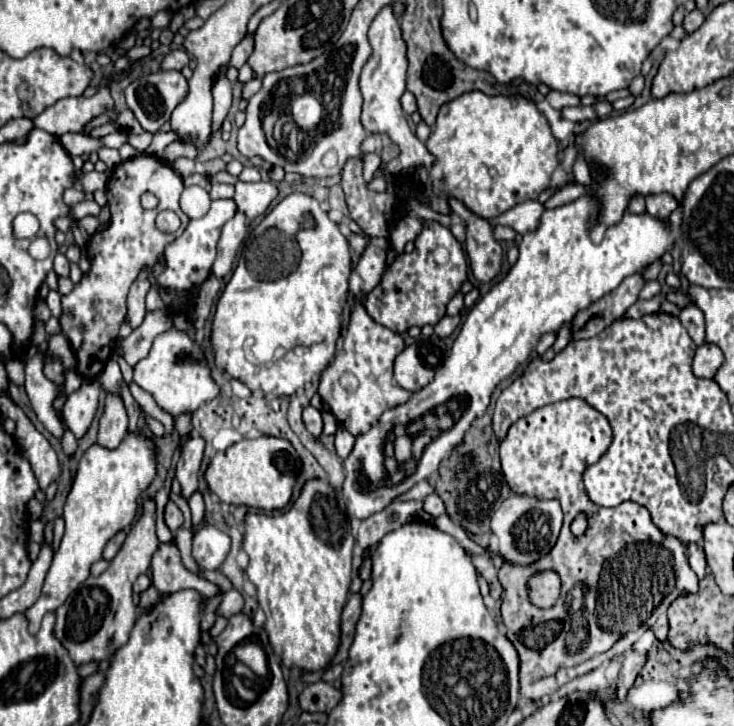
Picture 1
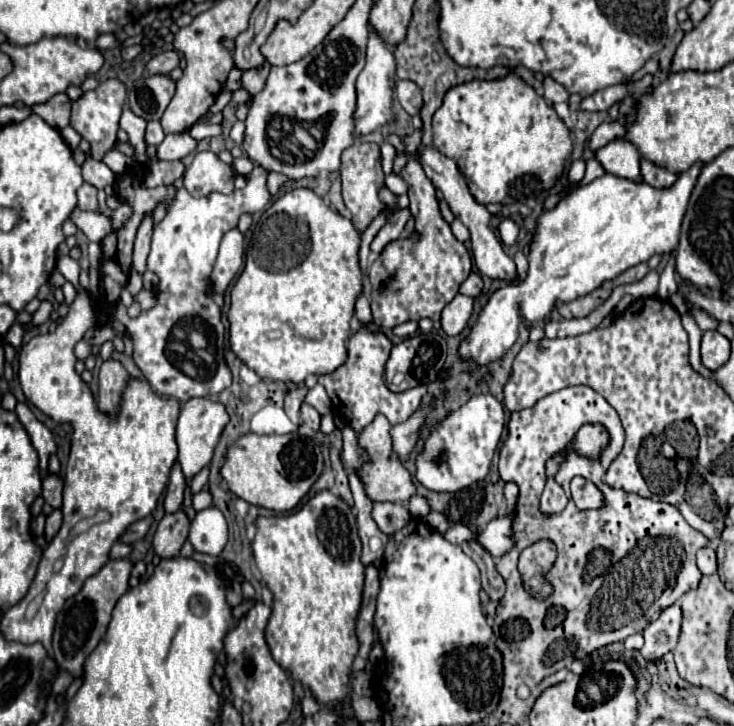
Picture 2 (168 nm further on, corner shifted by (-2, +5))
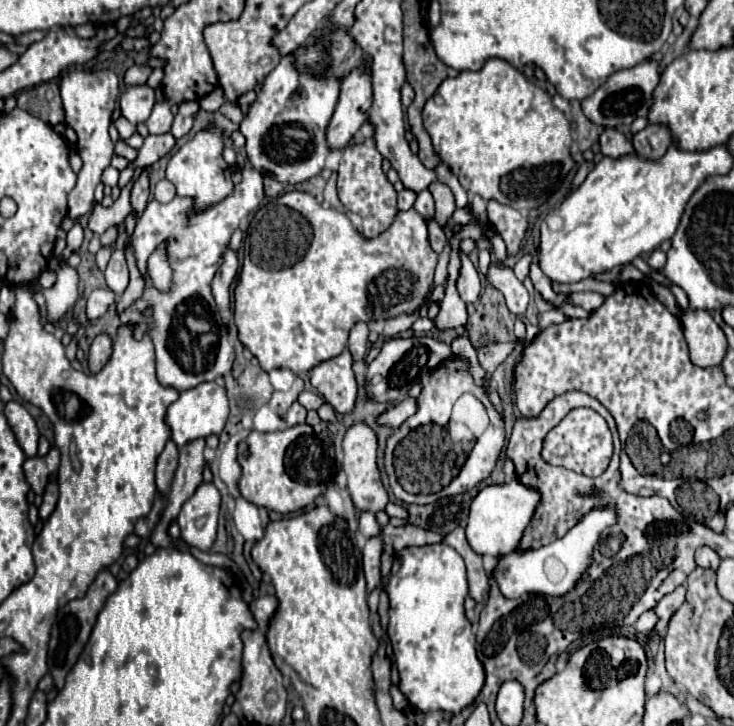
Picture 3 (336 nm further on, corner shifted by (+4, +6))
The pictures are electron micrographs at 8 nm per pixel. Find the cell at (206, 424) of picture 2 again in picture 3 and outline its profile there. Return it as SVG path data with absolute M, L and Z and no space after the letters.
M211 381L211 383L201 383L195 389L187 389L179 395L179 399L169 405L165 423L171 429L171 441L181 449L181 445L187 445L189 441L209 437L209 435L219 435L225 427L229 415L229 401L225 395L225 387L221 381Z

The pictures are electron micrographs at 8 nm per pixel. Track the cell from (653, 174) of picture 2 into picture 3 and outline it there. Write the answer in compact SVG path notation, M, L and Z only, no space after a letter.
M647 125L643 131L633 135L633 147L645 161L659 161L671 145L669 129L663 125Z

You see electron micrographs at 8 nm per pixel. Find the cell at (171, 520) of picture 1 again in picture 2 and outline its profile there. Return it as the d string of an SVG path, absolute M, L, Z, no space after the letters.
M175 462L171 468L171 476L169 476L169 486L167 486L167 496L165 496L165 512L171 514L171 512L179 510L179 506L183 504L185 488L187 488L185 476L181 472L179 462Z

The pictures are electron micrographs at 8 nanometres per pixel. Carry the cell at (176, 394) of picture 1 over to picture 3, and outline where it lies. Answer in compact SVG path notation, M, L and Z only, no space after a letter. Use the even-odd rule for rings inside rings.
M243 169L243 181L235 185L233 193L229 197L225 197L223 201L209 205L207 209L201 211L193 211L193 199L189 197L175 197L171 203L159 203L159 201L149 201L147 209L143 211L143 215L137 221L135 233L131 237L131 245L135 249L135 259L137 259L137 267L143 275L147 275L147 259L149 255L159 247L159 245L167 245L167 261L173 269L173 281L171 287L161 293L157 289L153 289L153 285L147 281L145 293L139 301L135 301L131 307L127 307L121 313L121 323L133 327L133 337L137 341L141 341L141 337L149 335L153 345L155 345L155 353L157 353L157 379L165 385L165 387L173 387L179 393L183 393L185 389L193 389L193 385L201 385L201 381L215 381L219 377L225 377L227 373L231 373L233 367L233 345L227 339L227 331L225 325L221 321L219 309L213 301L211 295L211 279L215 275L215 271L219 269L221 261L223 261L223 251L233 235L233 231L239 227L239 221L243 217L249 216L255 212L264 199L263 173L257 169ZM145 309L151 309L151 319L147 319L143 315Z

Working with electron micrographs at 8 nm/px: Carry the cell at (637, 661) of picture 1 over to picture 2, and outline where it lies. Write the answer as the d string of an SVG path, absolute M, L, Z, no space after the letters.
M673 604L665 608L661 616L645 628L643 632L645 644L641 648L641 654L647 660L655 660L671 652L677 644L679 628L681 628L681 608L679 604Z

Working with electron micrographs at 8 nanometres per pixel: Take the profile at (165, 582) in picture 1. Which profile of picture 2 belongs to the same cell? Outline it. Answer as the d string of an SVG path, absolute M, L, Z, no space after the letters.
M181 506L173 514L165 514L163 520L157 526L157 532L153 536L153 548L159 558L175 558L179 556L179 550L183 542L187 540L191 520L185 514L185 508Z

